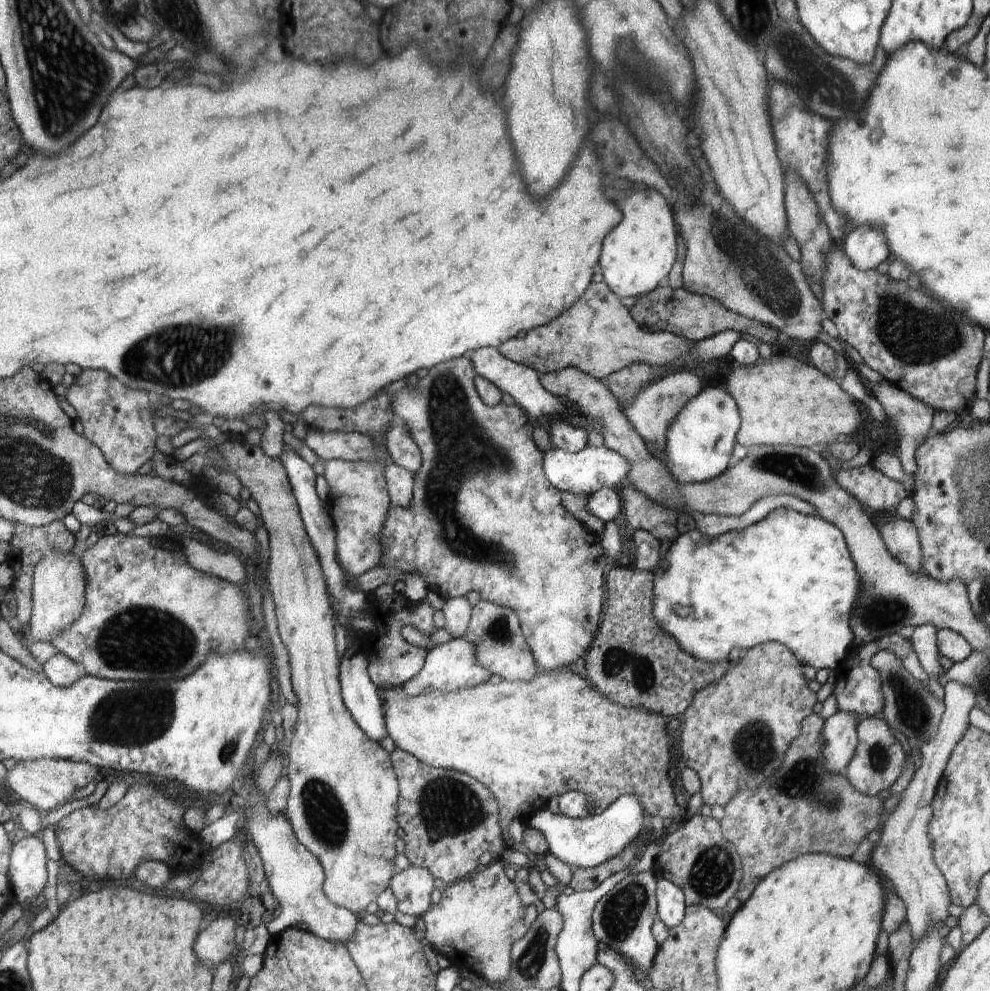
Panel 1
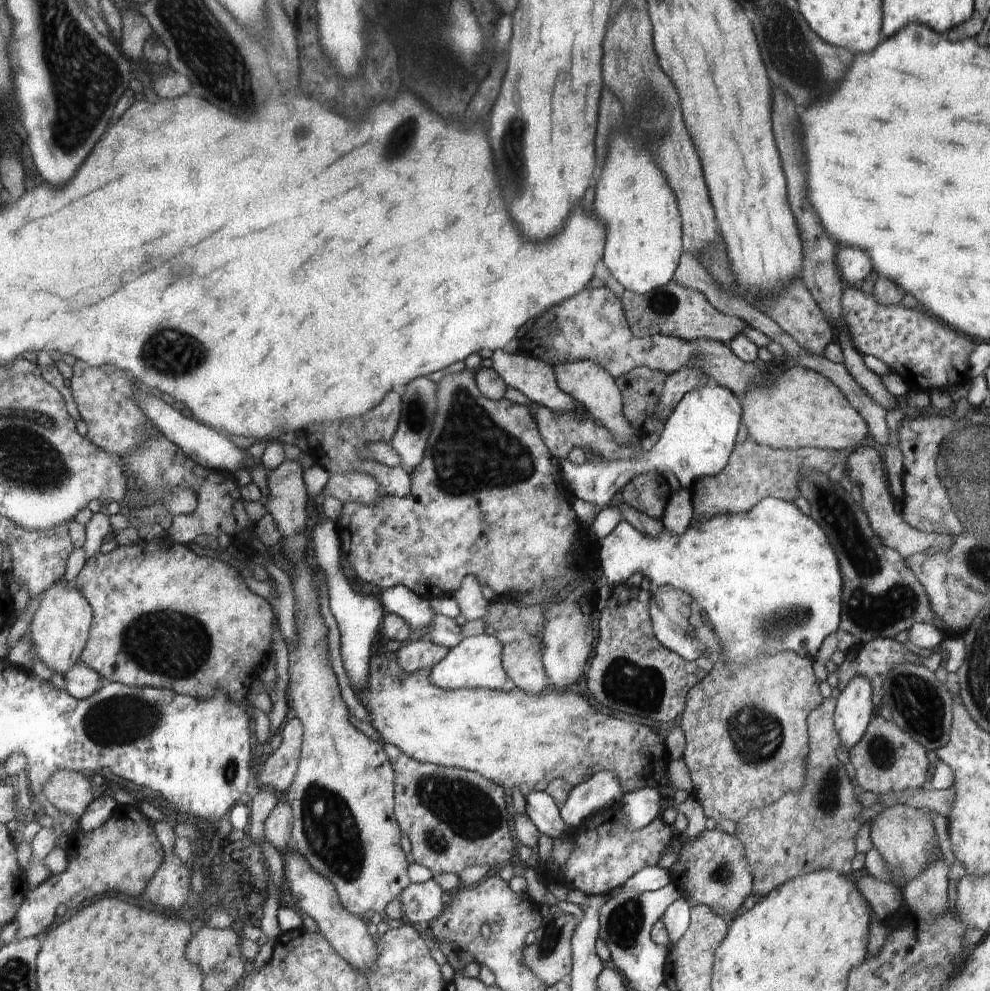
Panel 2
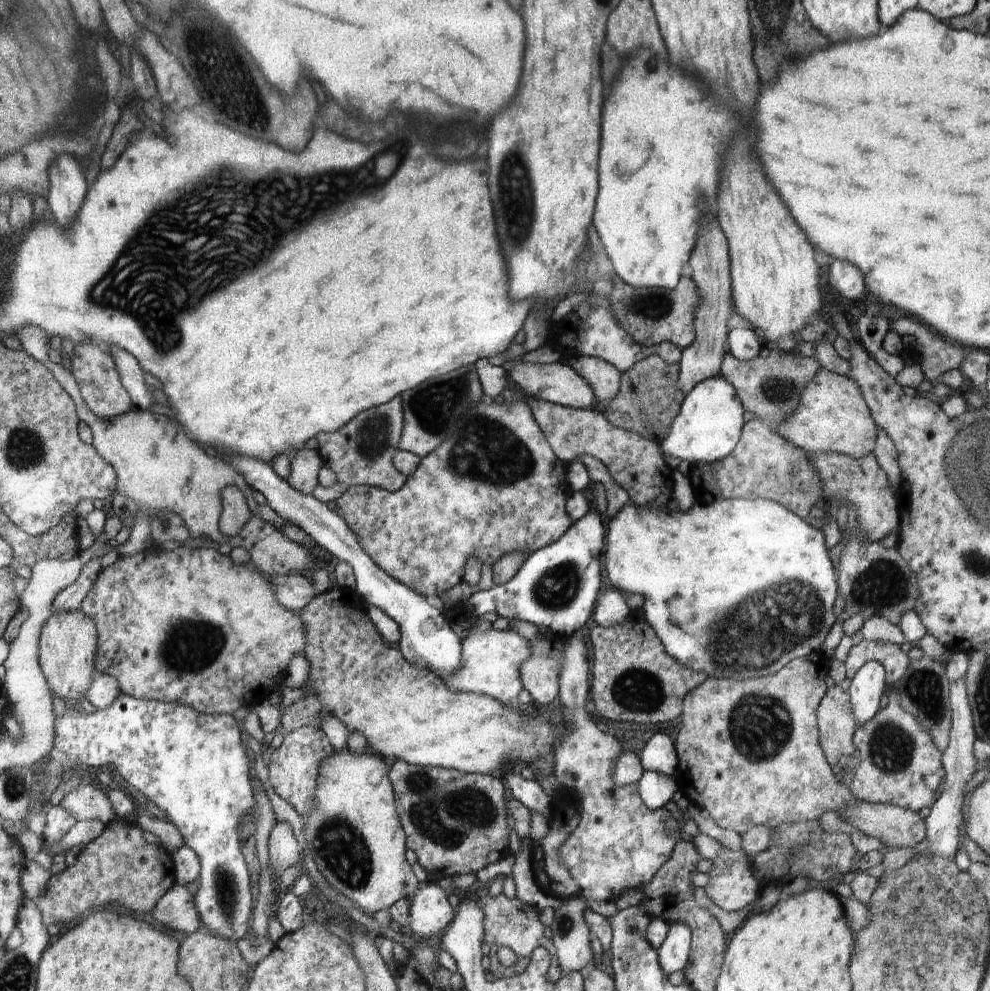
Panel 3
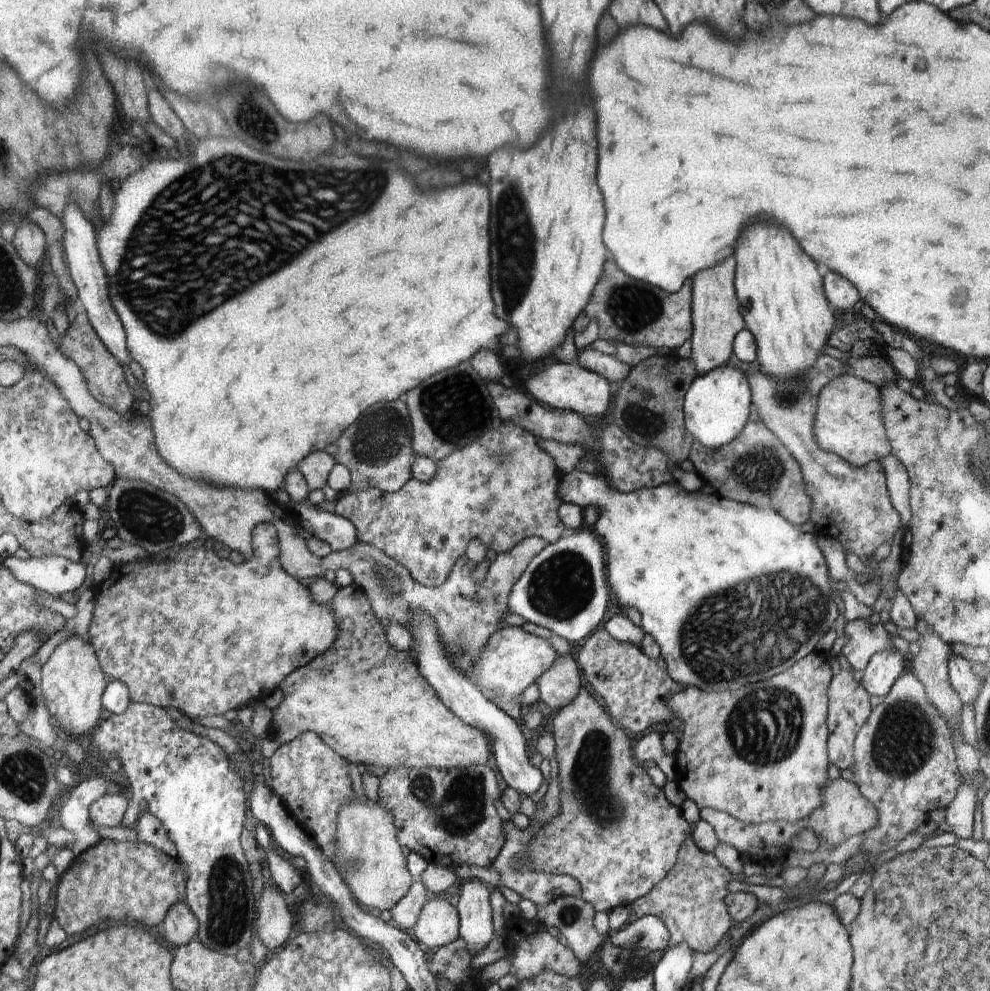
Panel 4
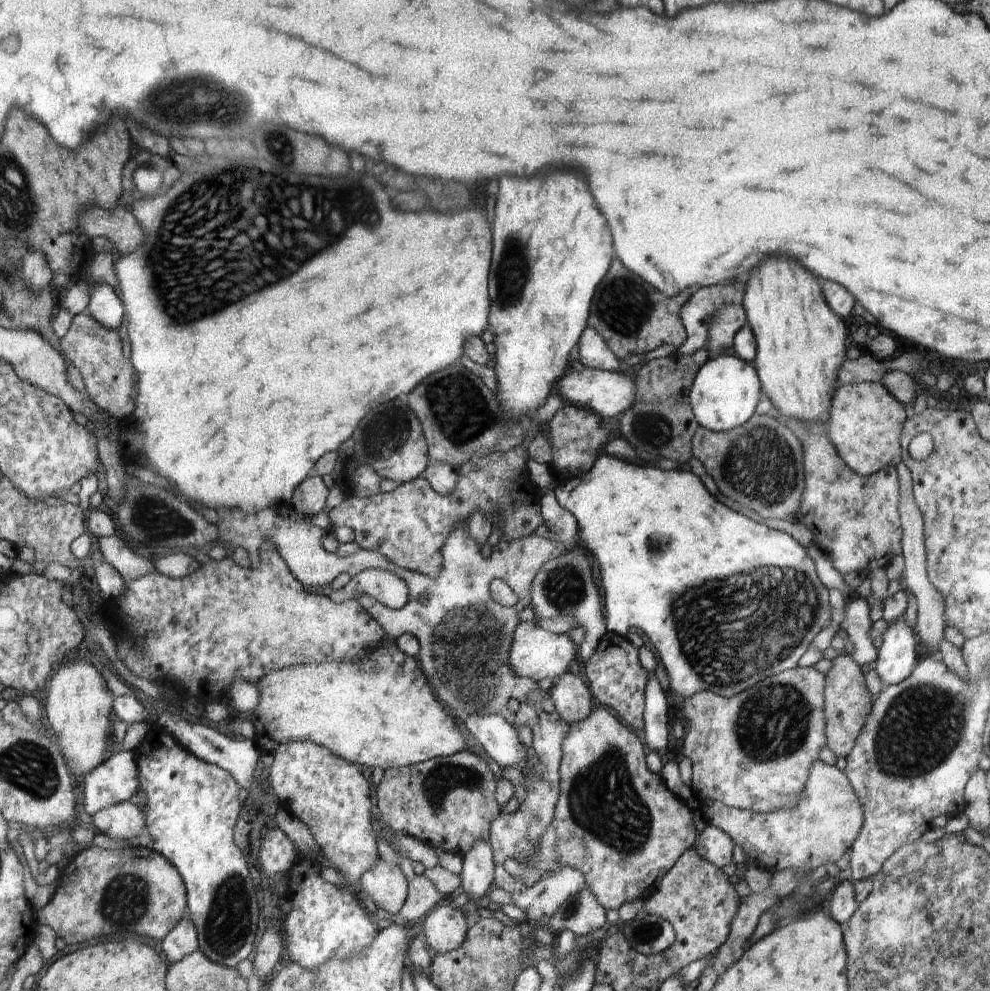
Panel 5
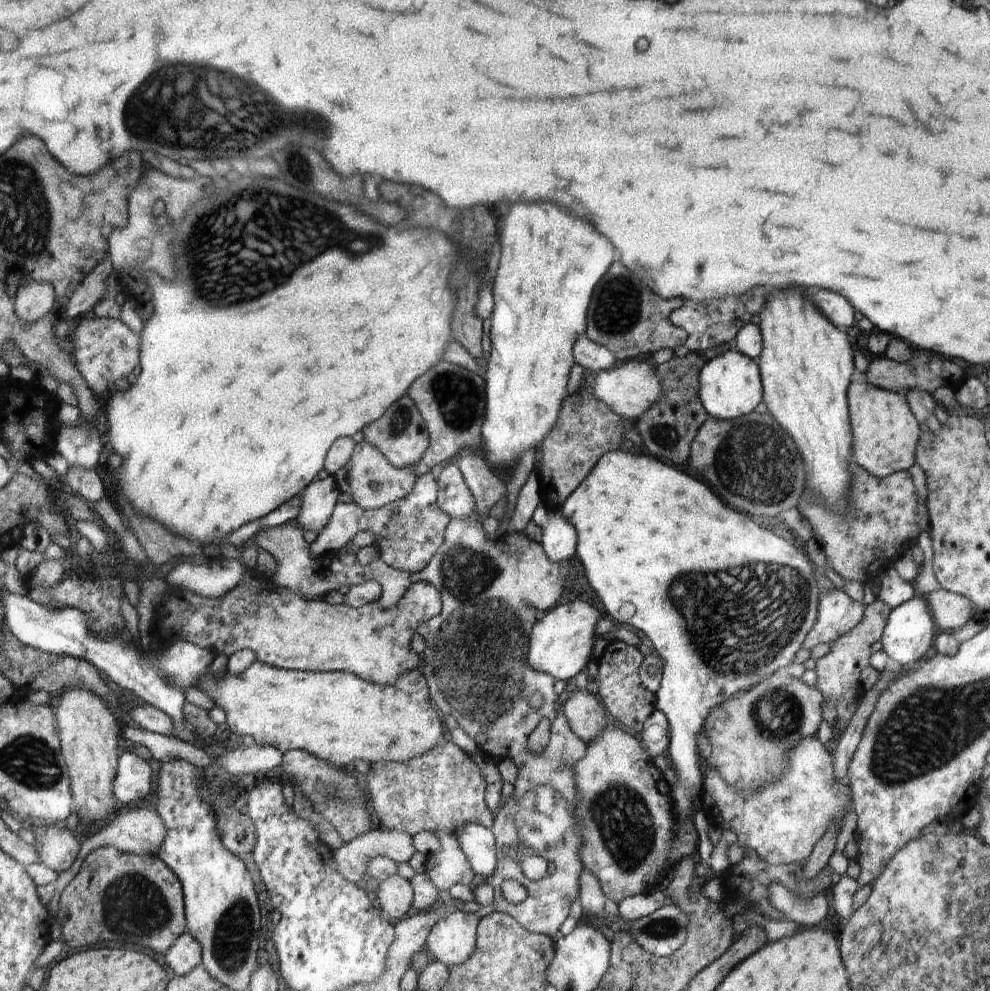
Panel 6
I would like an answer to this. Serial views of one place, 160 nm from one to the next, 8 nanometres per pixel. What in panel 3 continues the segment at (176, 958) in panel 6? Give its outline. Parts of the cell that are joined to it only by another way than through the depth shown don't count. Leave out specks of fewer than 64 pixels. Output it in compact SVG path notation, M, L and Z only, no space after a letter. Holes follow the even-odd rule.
M182 885L174 886L164 894L156 903L152 914L156 922L174 932L189 935L202 928L194 897Z

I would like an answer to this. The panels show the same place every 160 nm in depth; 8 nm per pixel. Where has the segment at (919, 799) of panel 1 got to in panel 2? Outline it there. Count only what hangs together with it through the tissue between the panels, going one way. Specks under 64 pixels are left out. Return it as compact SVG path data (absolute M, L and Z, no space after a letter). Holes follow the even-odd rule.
M894 805L893 807L888 807L887 809L884 809L881 813L879 813L875 818L871 820L871 841L873 842L873 847L880 852L882 855L882 858L886 861L886 864L889 866L889 869L891 870L896 866L899 866L902 868L903 875L900 878L894 878L894 880L898 879L903 886L912 878L915 877L919 872L922 872L922 869L929 863L929 860L931 859L931 854L934 851L938 851L941 855L942 852L936 842L936 832L934 830L934 825L932 823L932 820L929 817L929 810L926 809L917 809L915 807L909 807L908 805Z

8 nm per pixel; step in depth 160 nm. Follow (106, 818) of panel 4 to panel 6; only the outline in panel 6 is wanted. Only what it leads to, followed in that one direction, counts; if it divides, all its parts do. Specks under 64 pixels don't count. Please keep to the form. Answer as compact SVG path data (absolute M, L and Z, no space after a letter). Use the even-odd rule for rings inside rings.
M134 808L127 812L125 809L121 809L117 812L114 818L111 820L110 824L104 822L104 826L96 830L90 836L82 839L80 850L76 856L75 861L72 866L66 870L66 872L61 872L57 877L57 886L55 888L54 896L52 901L47 906L50 906L50 914L54 914L56 917L59 910L59 900L64 888L70 883L72 878L78 874L84 862L85 857L90 854L90 852L101 847L114 847L119 851L130 853L133 855L157 855L159 849L161 848L163 841L167 836L167 828L165 822L162 820L161 815L156 811L147 808Z

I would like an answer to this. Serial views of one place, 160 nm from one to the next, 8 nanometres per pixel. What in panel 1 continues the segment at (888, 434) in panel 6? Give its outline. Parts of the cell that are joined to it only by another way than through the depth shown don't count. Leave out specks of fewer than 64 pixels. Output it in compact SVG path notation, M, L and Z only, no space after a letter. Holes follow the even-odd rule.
M788 354L776 362L733 366L727 378L727 390L741 410L738 444L750 449L754 445L794 445L809 449L824 448L840 436L855 436L860 426L859 404L840 387L840 381L825 375L810 363Z

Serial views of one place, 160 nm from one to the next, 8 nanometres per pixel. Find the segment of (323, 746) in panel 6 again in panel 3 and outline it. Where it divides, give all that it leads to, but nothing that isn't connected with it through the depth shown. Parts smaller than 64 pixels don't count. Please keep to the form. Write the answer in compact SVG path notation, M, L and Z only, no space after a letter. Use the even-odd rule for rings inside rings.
M333 586L327 591L320 593L308 606L296 612L301 616L305 624L306 654L304 655L309 664L309 673L302 689L308 690L308 693L303 698L300 698L293 704L282 709L280 730L282 730L284 734L293 733L296 729L300 729L303 726L318 727L321 729L320 716L322 716L322 718L324 718L324 716L334 716L334 718L341 720L342 724L348 729L349 734L352 732L360 732L360 734L363 734L364 738L367 740L368 750L391 761L402 759L411 765L444 767L447 769L456 769L463 773L488 774L500 772L503 774L505 772L504 770L512 768L513 765L511 765L510 762L520 760L527 762L533 769L534 774L536 774L536 782L539 781L540 776L552 773L553 742L569 731L569 727L565 722L562 722L562 726L550 726L549 724L544 724L544 722L533 720L531 716L519 714L515 711L515 706L504 706L499 700L493 699L488 695L479 695L464 691L451 691L442 678L434 671L418 668L414 663L410 662L405 655L400 654L400 648L398 646L386 643L385 639L381 637L381 633L377 630L376 624L368 617L366 607L367 604L357 589Z

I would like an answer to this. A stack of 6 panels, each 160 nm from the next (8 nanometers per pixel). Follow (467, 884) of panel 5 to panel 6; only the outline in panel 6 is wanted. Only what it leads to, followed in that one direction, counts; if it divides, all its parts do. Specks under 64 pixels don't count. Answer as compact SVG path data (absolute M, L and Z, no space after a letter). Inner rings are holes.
M469 822L454 831L453 835L476 876L490 879L497 866L497 843L493 831L481 824Z

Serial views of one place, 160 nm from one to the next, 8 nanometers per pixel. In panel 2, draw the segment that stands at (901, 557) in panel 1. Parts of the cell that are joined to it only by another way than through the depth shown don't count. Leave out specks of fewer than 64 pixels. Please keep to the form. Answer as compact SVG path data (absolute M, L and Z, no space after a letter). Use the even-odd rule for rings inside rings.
M859 446L851 450L846 458L844 476L855 486L858 484L862 492L863 509L867 511L869 523L872 530L880 537L882 544L888 548L896 549L897 553L908 558L910 555L922 553L924 551L947 550L951 546L951 536L942 533L925 533L911 527L902 515L896 513L894 498L890 495L886 487L884 477L884 464L878 455L878 451L870 446Z

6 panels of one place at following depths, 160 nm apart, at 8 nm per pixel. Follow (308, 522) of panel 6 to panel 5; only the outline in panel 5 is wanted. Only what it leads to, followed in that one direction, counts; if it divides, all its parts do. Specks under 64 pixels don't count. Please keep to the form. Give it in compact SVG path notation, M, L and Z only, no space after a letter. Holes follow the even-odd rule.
M312 474L294 490L289 511L300 516L313 517L327 506L329 489L322 482L322 476Z

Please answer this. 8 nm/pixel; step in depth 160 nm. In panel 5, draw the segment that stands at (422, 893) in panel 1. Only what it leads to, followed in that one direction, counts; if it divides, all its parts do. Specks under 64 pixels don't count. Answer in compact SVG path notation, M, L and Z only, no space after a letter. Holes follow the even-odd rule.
M438 906L425 916L424 936L428 948L438 953L449 953L458 949L466 942L470 924L463 915L461 908Z

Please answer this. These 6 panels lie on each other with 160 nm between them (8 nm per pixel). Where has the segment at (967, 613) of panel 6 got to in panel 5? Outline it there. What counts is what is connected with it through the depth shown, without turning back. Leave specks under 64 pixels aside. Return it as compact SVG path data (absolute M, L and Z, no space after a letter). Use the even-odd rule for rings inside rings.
M903 462L898 463L895 467L896 467L896 472L898 473L899 491L900 491L900 498L901 498L901 501L899 502L899 517L901 520L901 527L903 530L903 537L902 537L903 552L902 552L902 556L904 556L904 560L905 560L905 569L904 569L902 575L904 576L904 582L905 582L906 588L908 590L910 590L912 593L914 593L914 596L916 596L916 600L917 600L917 619L916 619L916 626L915 626L914 630L916 630L916 634L921 638L921 641L927 645L928 650L932 650L933 652L937 652L937 654L935 654L935 655L939 656L939 654L938 654L939 644L940 644L940 641L942 639L944 639L943 632L944 632L944 628L947 626L947 620L945 617L945 600L944 600L944 597L942 596L942 594L940 594L940 591L933 585L933 582L930 582L930 579L928 578L928 575L927 575L927 554L926 554L926 549L925 549L925 538L924 538L924 529L923 529L924 528L924 521L923 521L923 516L922 516L921 510L919 509L918 503L916 502L916 499L915 499L915 494L913 491L913 478L912 478L910 469Z

